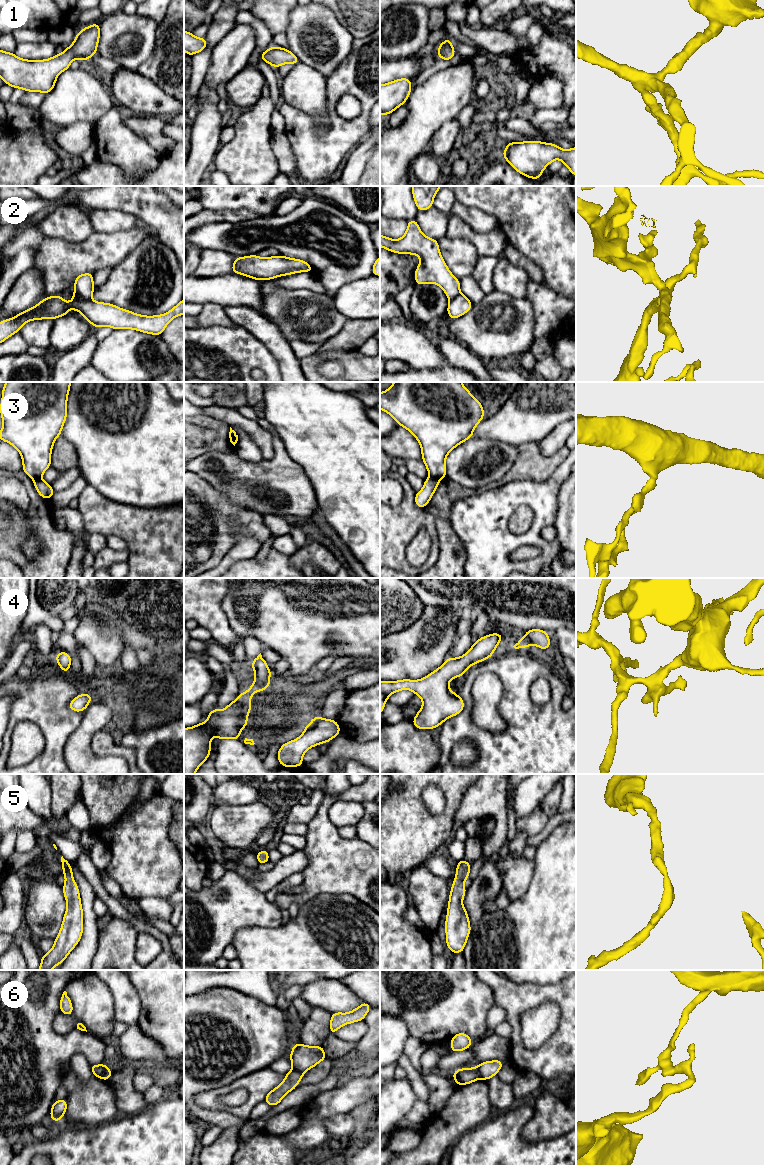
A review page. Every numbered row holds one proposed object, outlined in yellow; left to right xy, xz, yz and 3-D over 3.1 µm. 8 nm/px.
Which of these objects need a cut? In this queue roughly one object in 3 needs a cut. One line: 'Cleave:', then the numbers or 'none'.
Cleave: 2, 3, 6

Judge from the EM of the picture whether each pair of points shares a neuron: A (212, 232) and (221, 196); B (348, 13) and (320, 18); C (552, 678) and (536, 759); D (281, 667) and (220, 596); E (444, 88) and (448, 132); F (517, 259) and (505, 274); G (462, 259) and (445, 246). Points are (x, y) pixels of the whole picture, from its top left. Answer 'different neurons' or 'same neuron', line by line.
A: different neurons
B: different neurons
C: same neuron
D: different neurons
E: different neurons
F: different neurons
G: same neuron

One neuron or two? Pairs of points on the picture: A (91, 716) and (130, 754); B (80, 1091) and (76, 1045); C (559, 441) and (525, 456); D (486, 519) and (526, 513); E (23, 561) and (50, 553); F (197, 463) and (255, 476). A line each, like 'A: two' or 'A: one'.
A: two
B: two
C: two
D: two
E: one
F: one

